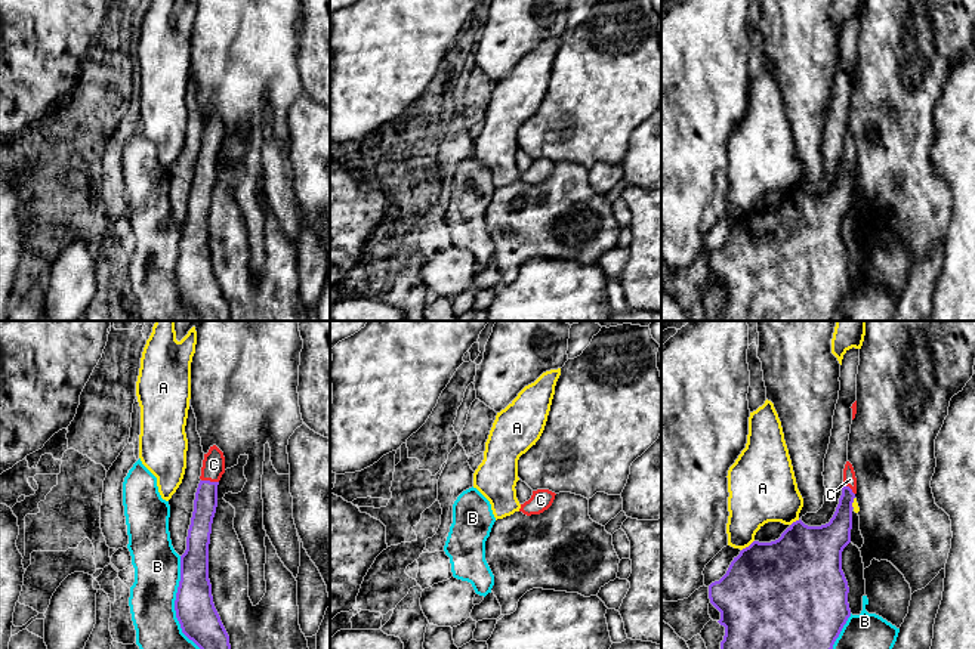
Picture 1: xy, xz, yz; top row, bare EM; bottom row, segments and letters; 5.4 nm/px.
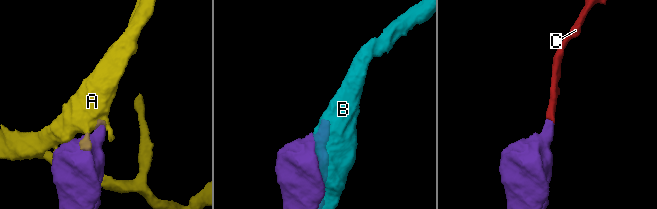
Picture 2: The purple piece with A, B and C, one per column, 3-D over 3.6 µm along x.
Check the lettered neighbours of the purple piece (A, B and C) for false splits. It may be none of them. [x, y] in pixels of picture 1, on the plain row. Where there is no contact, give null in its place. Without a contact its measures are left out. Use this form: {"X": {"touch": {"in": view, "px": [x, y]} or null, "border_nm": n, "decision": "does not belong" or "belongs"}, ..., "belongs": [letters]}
{"A": {"touch": {"in": "yz", "px": [749, 215]}, "border_nm": 90, "decision": "does not belong"}, "B": {"touch": {"in": "xy", "px": [175, 272]}, "border_nm": 550, "decision": "does not belong"}, "C": {"touch": {"in": "xy", "px": [209, 150]}, "border_nm": 100, "decision": "belongs"}, "belongs": ["C"]}

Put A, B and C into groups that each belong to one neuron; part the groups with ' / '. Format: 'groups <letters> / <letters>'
groups A / B / C

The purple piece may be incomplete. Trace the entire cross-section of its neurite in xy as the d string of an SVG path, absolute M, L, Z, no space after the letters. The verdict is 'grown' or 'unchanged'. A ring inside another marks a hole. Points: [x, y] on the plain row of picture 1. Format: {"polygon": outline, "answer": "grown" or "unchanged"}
{"polygon": "M213 114L203 129L186 219L181 225L181 250L175 269L182 302L201 321L231 321L229 305L215 276L209 248L209 213L217 176L217 154L223 142L223 121Z", "answer": "grown"}

